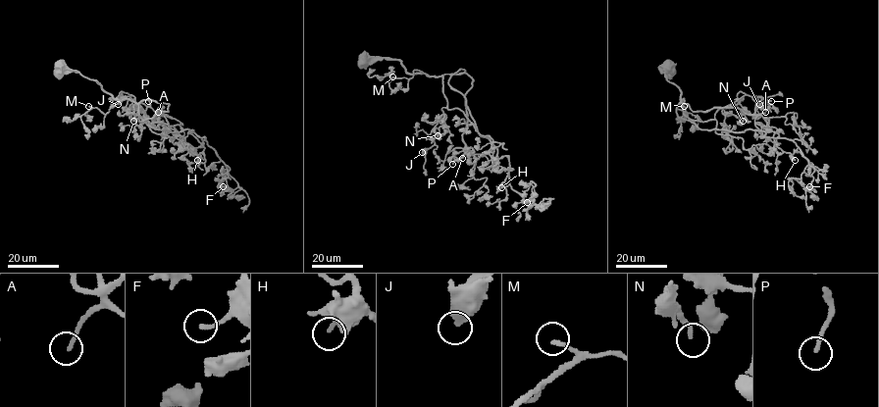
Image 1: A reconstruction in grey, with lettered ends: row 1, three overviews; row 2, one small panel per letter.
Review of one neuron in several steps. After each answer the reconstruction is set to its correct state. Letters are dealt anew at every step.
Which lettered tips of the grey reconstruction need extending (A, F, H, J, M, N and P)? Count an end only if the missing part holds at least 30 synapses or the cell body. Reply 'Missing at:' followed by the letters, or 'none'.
Missing at: A, M, P

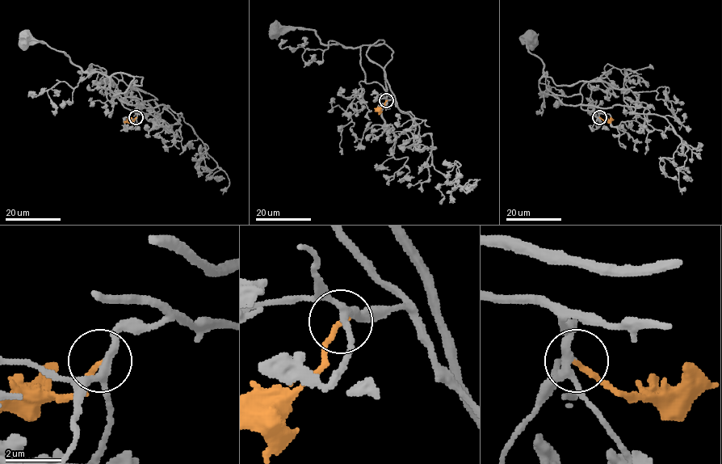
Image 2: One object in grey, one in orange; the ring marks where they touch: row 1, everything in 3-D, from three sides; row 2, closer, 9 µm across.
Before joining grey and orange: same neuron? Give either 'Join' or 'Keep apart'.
Join

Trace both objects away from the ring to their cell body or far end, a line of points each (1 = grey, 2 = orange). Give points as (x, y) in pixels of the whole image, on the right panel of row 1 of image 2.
1: (600, 117), (595, 111), (581, 108), (581, 94), (556, 95), (547, 87), (543, 63), (529, 51), (527, 35)
2: (600, 117), (610, 122)

